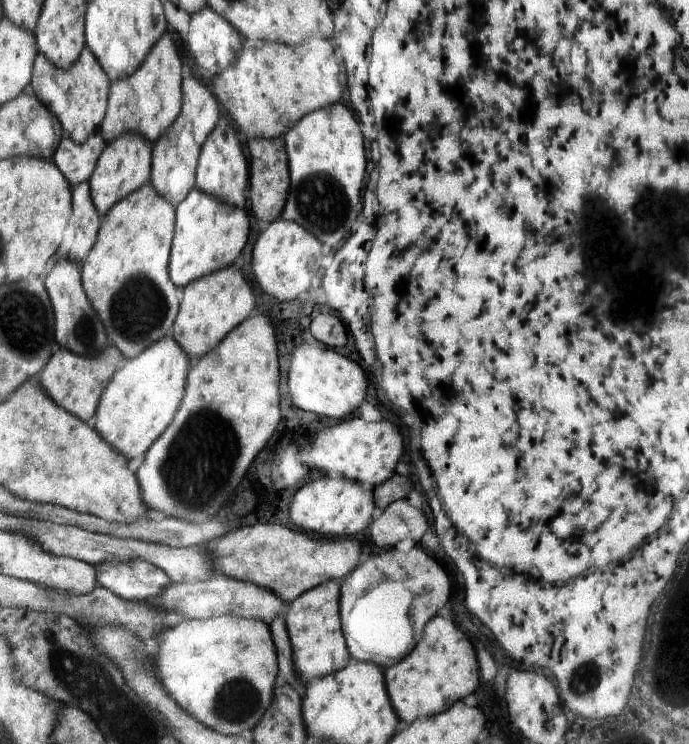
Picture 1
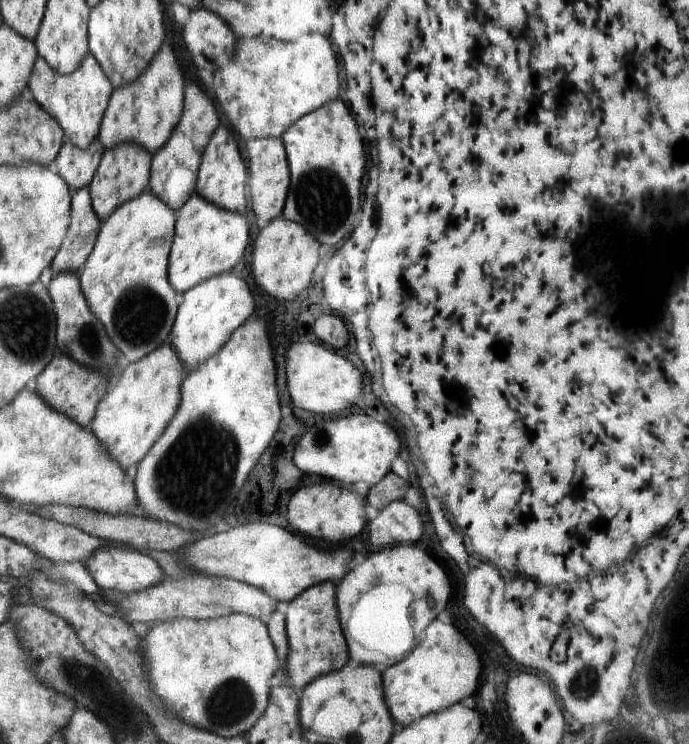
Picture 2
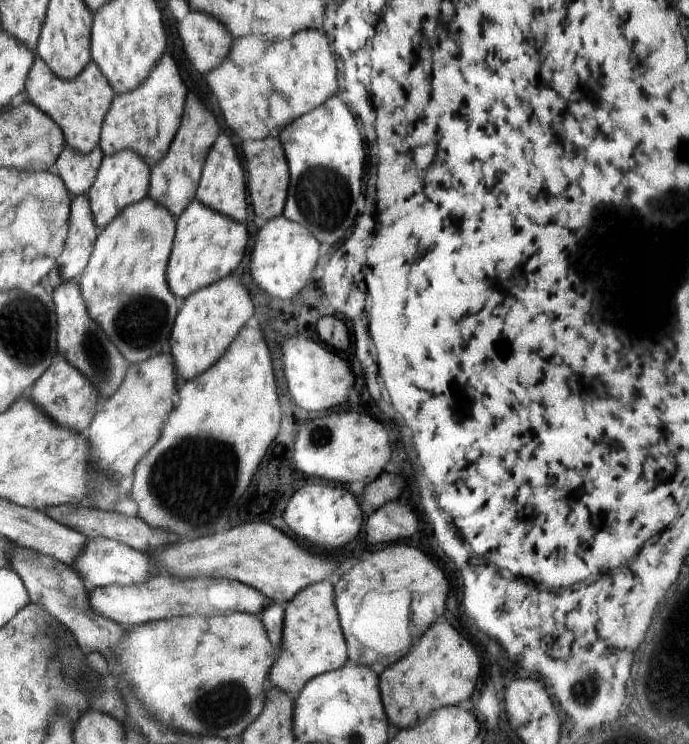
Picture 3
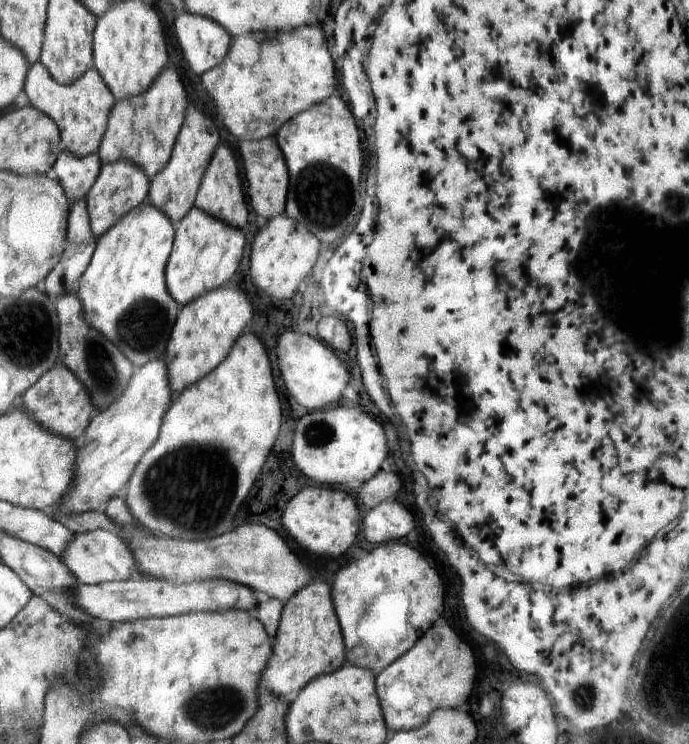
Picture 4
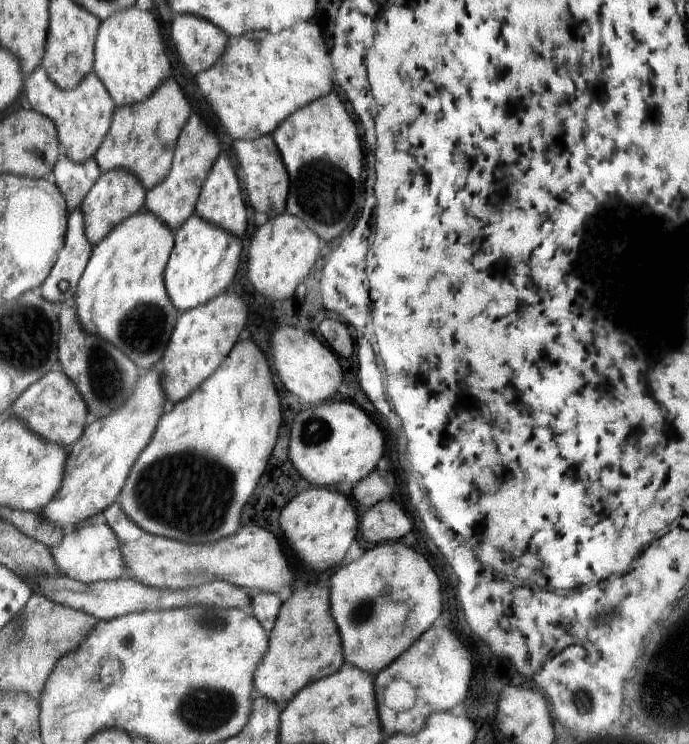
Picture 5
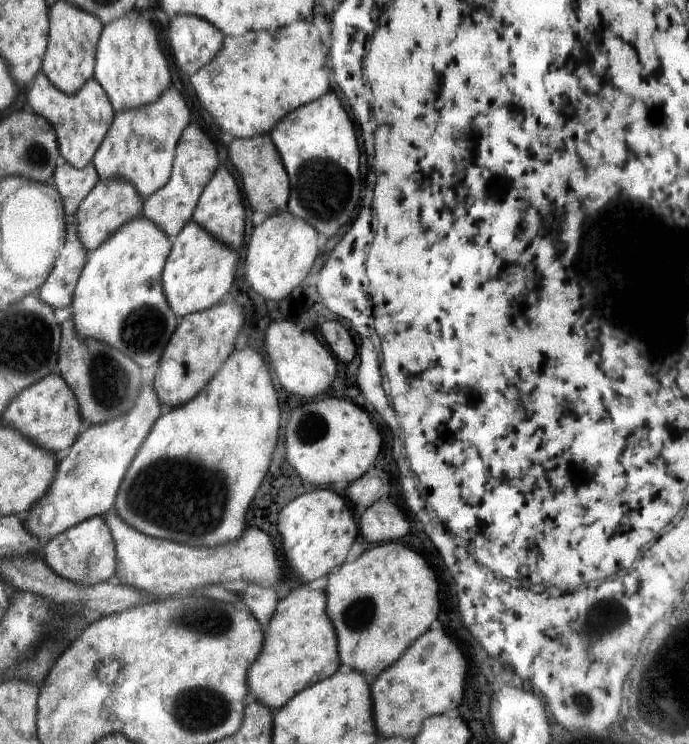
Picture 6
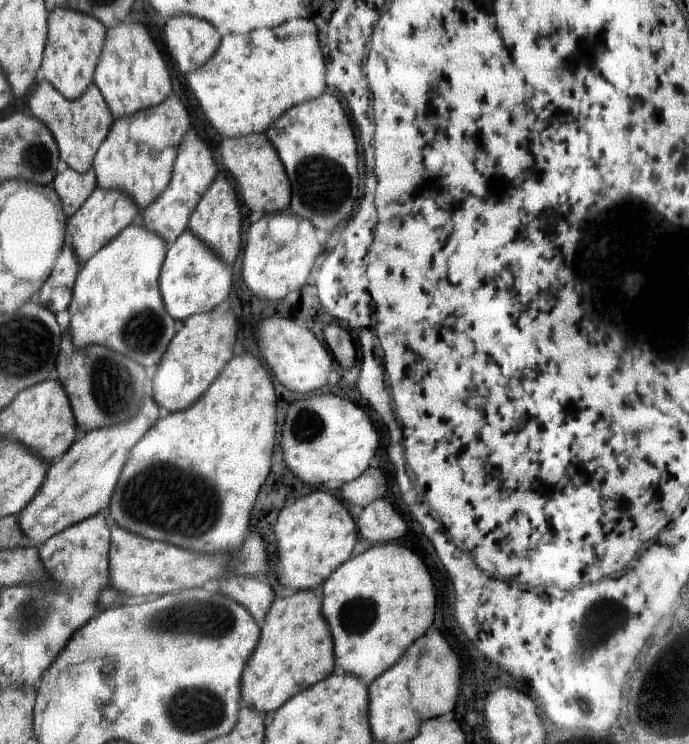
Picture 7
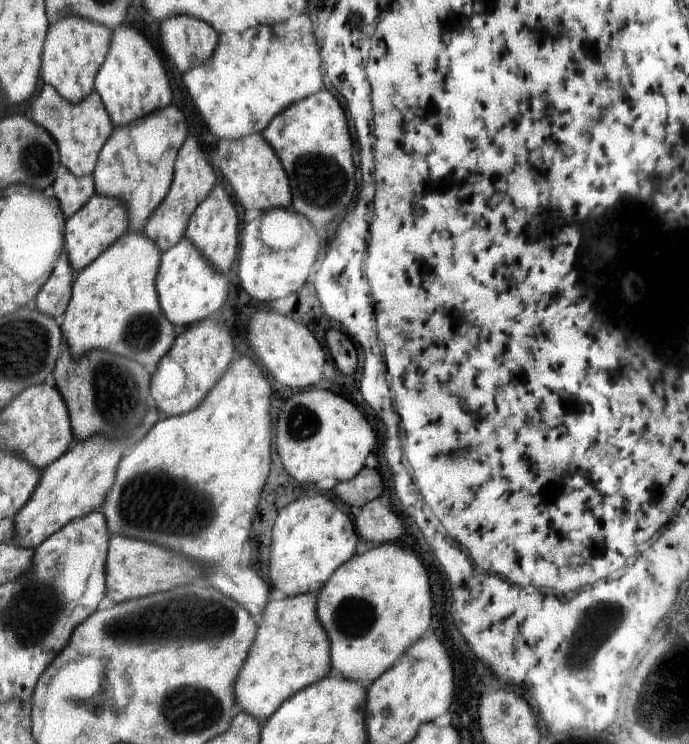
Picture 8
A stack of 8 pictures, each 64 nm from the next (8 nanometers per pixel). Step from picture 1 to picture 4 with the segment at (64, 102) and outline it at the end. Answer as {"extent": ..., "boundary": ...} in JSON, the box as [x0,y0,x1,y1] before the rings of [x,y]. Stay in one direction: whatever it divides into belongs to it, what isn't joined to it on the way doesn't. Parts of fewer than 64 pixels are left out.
{"extent":[25,62,115,158],"boundary":[[[40,62],[29,66],[25,88],[30,105],[49,116],[60,129],[62,149],[74,154],[76,158],[84,158],[99,149],[102,137],[106,132],[108,117],[113,109],[115,98],[98,70],[94,67],[87,70],[74,84],[58,84],[50,76],[46,67]]]}

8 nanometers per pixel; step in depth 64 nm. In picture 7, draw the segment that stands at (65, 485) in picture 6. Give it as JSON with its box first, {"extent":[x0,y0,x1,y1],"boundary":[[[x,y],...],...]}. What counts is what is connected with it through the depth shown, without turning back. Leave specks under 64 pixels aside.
{"extent":[17,395,159,548],"boundary":[[[144,395],[142,406],[134,418],[112,428],[97,428],[82,433],[60,462],[48,466],[42,488],[17,516],[28,545],[40,548],[54,534],[108,508],[130,450],[159,419],[158,409],[156,401]]]}

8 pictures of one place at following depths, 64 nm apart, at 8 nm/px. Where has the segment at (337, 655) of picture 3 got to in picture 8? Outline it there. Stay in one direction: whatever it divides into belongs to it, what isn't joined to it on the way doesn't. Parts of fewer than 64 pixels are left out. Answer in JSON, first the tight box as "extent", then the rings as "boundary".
{"extent":[234,594,330,724],"boundary":[[[299,594],[268,601],[262,610],[264,624],[258,628],[256,642],[246,656],[246,666],[242,666],[234,688],[237,709],[250,714],[260,724],[266,722],[285,700],[330,672],[330,642],[316,616],[317,602],[317,594]]]}

